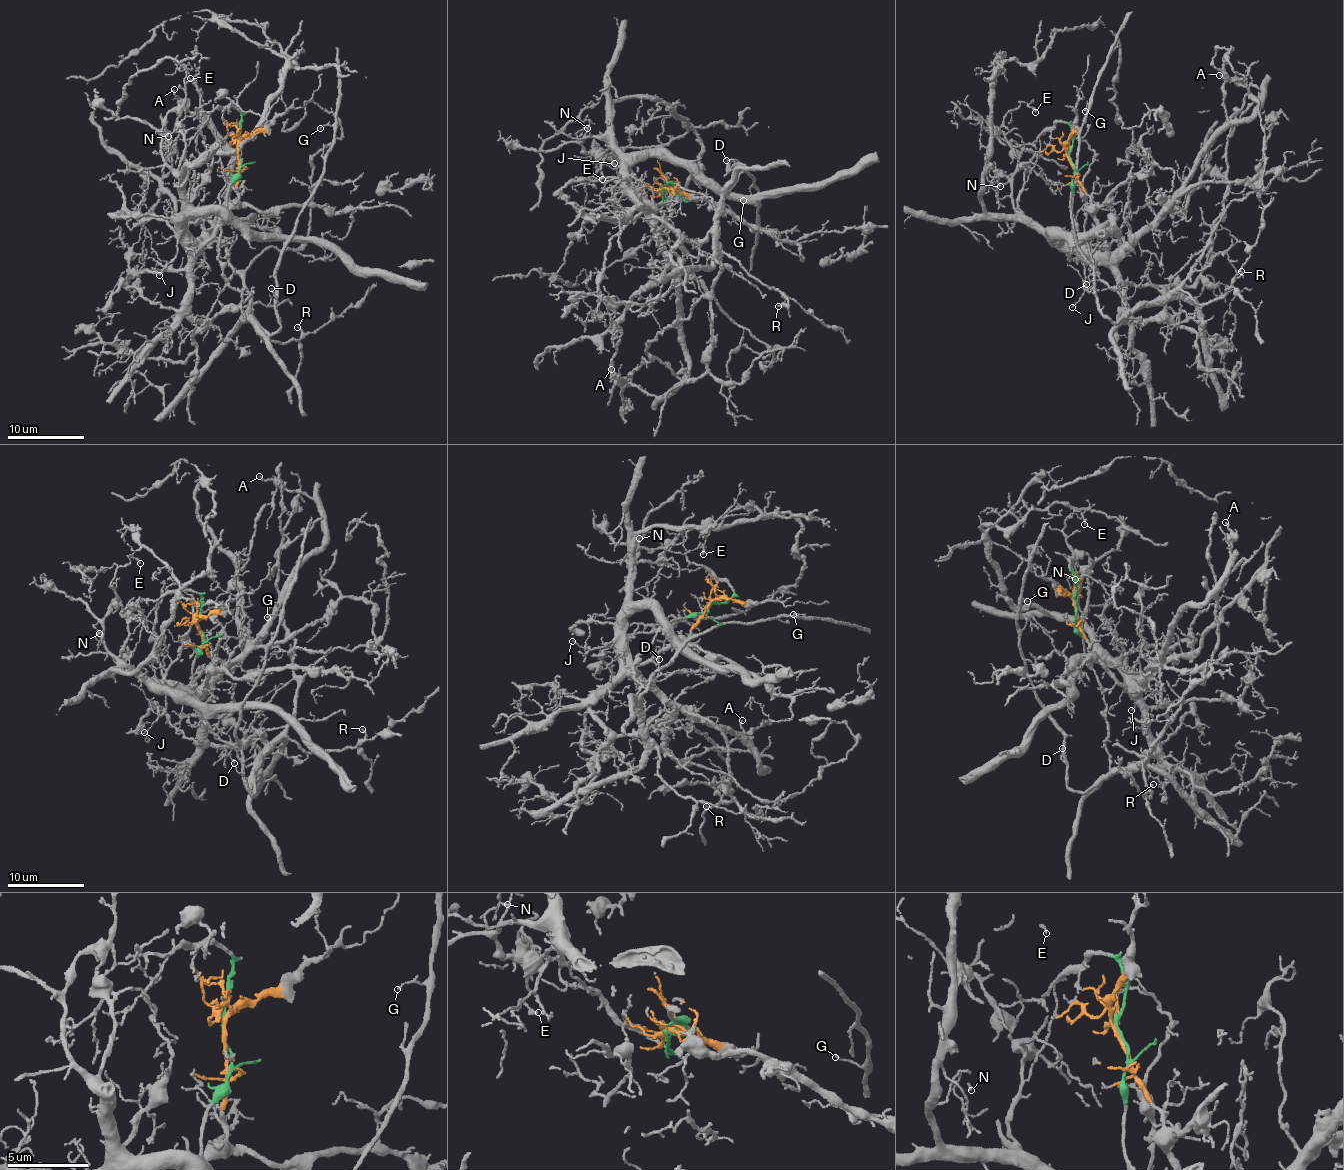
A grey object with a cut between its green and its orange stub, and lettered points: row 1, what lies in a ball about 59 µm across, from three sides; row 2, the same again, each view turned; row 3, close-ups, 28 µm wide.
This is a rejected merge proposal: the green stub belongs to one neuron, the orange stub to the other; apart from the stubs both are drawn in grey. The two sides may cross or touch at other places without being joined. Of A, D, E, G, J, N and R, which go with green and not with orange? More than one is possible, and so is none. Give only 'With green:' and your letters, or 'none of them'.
With green: D, G, R

